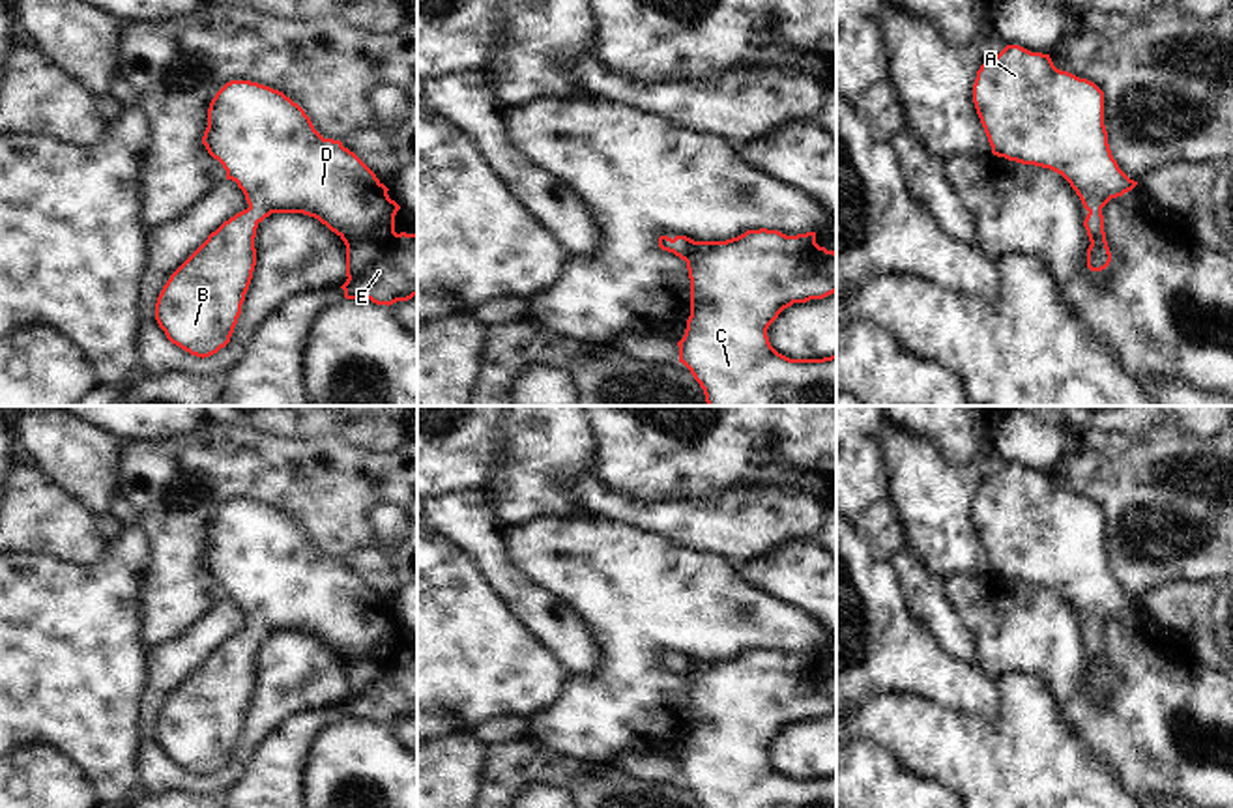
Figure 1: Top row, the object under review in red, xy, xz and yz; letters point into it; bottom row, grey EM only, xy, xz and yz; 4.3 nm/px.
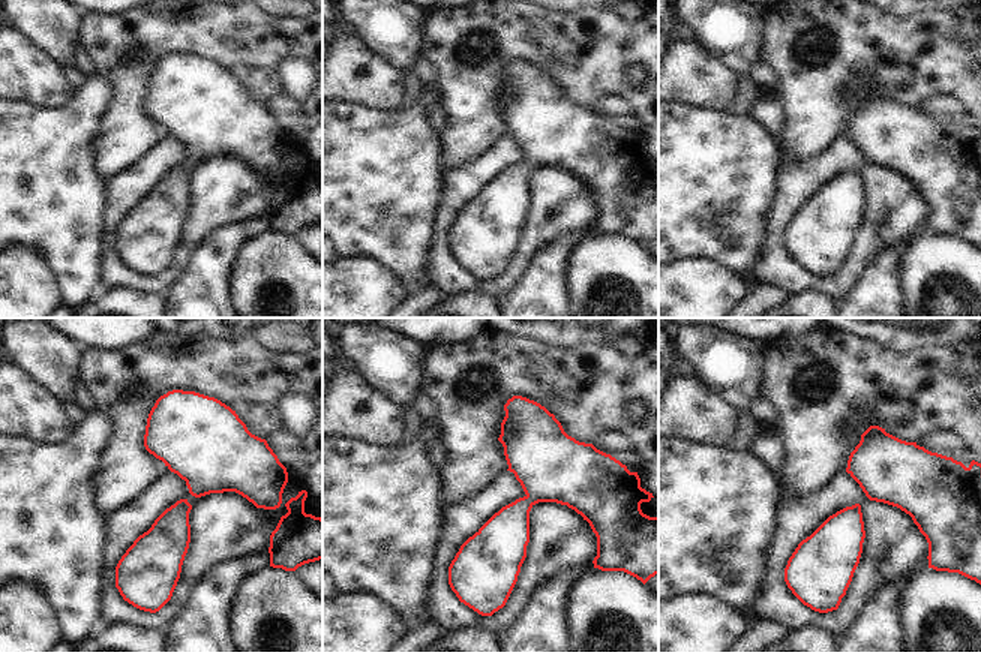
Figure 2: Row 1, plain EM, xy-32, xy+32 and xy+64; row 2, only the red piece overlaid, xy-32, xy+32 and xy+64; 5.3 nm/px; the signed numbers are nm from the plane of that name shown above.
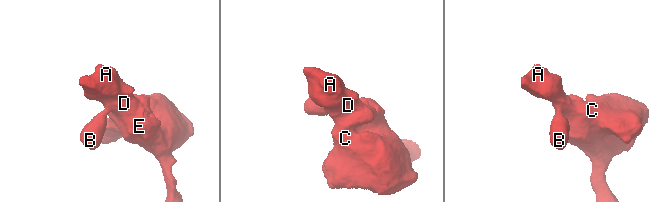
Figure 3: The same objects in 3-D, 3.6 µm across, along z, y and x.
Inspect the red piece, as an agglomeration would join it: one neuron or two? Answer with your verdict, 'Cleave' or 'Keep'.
Keep.

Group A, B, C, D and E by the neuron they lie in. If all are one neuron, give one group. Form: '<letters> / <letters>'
A B C D E

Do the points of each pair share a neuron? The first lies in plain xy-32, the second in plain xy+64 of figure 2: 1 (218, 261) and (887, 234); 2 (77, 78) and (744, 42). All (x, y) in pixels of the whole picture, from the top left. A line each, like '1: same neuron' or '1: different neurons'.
1: different neurons
2: different neurons

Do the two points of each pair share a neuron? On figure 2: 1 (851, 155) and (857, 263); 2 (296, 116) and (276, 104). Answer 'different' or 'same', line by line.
1: same
2: same

